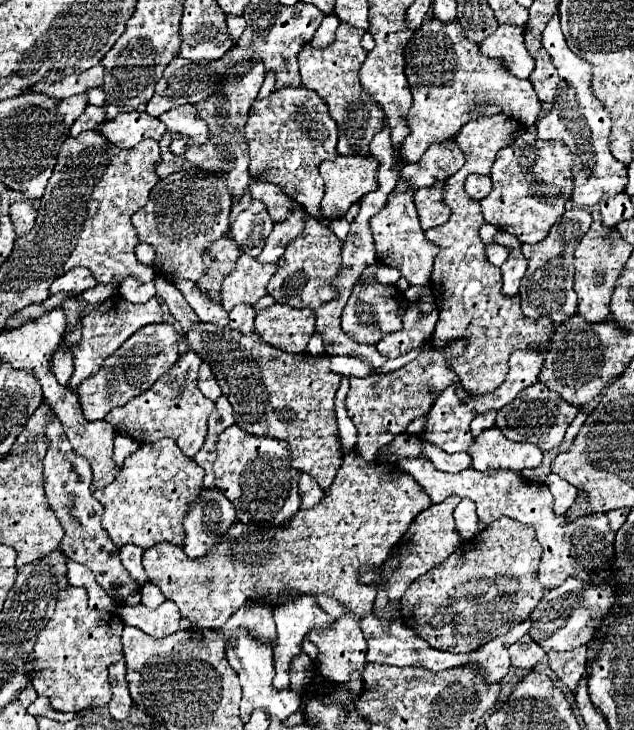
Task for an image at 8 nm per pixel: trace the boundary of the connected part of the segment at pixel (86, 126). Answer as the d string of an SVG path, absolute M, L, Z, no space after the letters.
M87 106L85 112L73 122L69 136L79 136L83 130L95 130L105 120L105 112L95 106Z

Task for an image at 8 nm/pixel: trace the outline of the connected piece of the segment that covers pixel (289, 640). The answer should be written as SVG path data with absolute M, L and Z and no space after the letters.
M299 596L287 604L281 604L273 610L273 614L275 614L275 626L277 626L277 646L275 646L275 672L277 672L277 676L273 678L273 688L285 690L285 688L289 688L287 668L291 664L291 658L299 656L303 636L307 632L311 632L313 628L329 628L335 622L335 618L331 618L327 612L323 612L311 596Z

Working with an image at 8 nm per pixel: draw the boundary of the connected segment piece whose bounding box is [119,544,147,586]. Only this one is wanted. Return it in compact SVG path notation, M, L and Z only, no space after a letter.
M127 544L127 546L121 548L119 554L121 554L121 562L123 562L123 566L127 568L127 572L131 574L131 578L133 578L139 586L143 586L143 584L147 582L147 574L145 574L143 564L141 564L143 548L133 546L133 544Z

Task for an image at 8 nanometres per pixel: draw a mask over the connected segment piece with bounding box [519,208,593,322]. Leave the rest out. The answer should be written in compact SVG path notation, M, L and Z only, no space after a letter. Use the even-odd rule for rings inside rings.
M567 208L563 216L551 226L551 232L539 244L523 244L523 254L529 260L529 268L525 278L521 280L521 308L523 314L531 320L537 318L551 318L553 322L563 322L577 312L577 294L573 290L573 252L583 238L583 234L591 226L591 214L583 208ZM551 260L553 260L553 274L551 274Z

